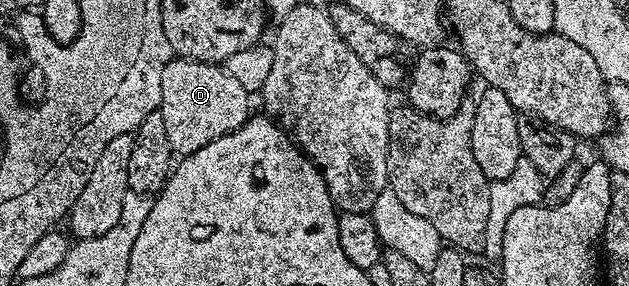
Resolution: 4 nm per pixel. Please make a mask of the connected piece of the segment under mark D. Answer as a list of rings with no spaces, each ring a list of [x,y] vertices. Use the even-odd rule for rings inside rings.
[[[173,57],[165,65],[165,73],[161,73],[161,101],[159,112],[165,121],[165,134],[169,137],[169,145],[176,156],[182,157],[201,149],[201,145],[209,145],[209,141],[217,141],[217,137],[225,137],[229,133],[239,131],[252,114],[249,92],[241,89],[241,84],[218,63],[198,63],[195,59]]]

